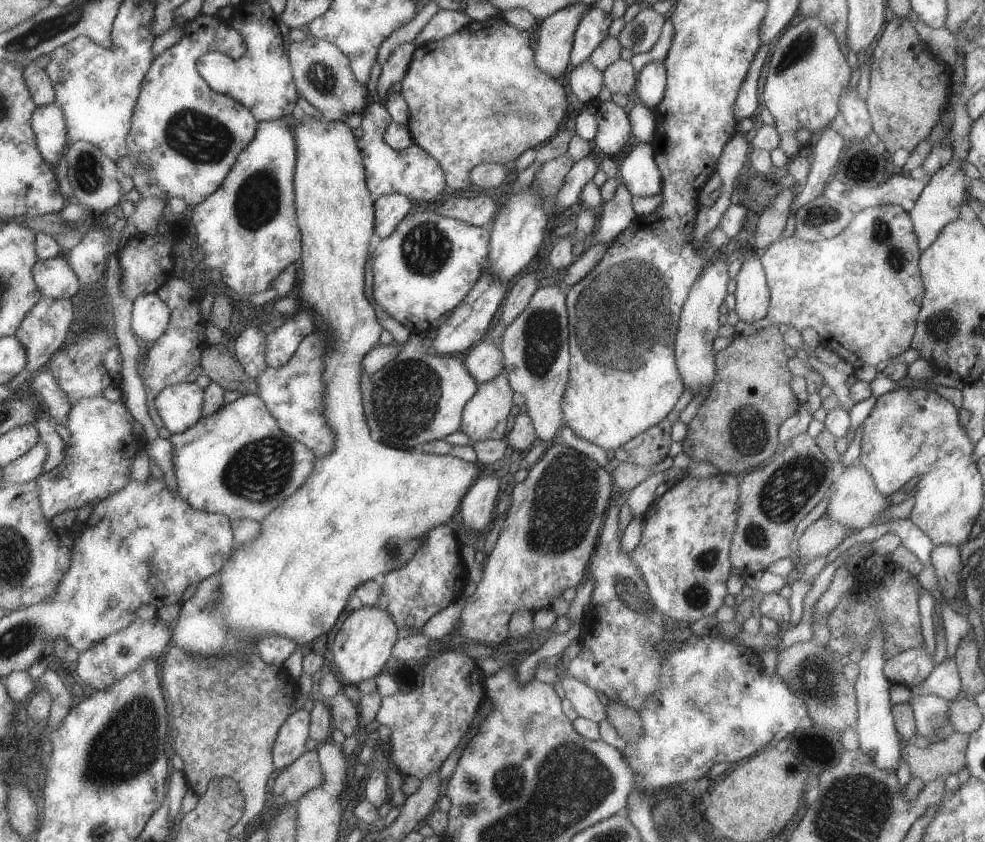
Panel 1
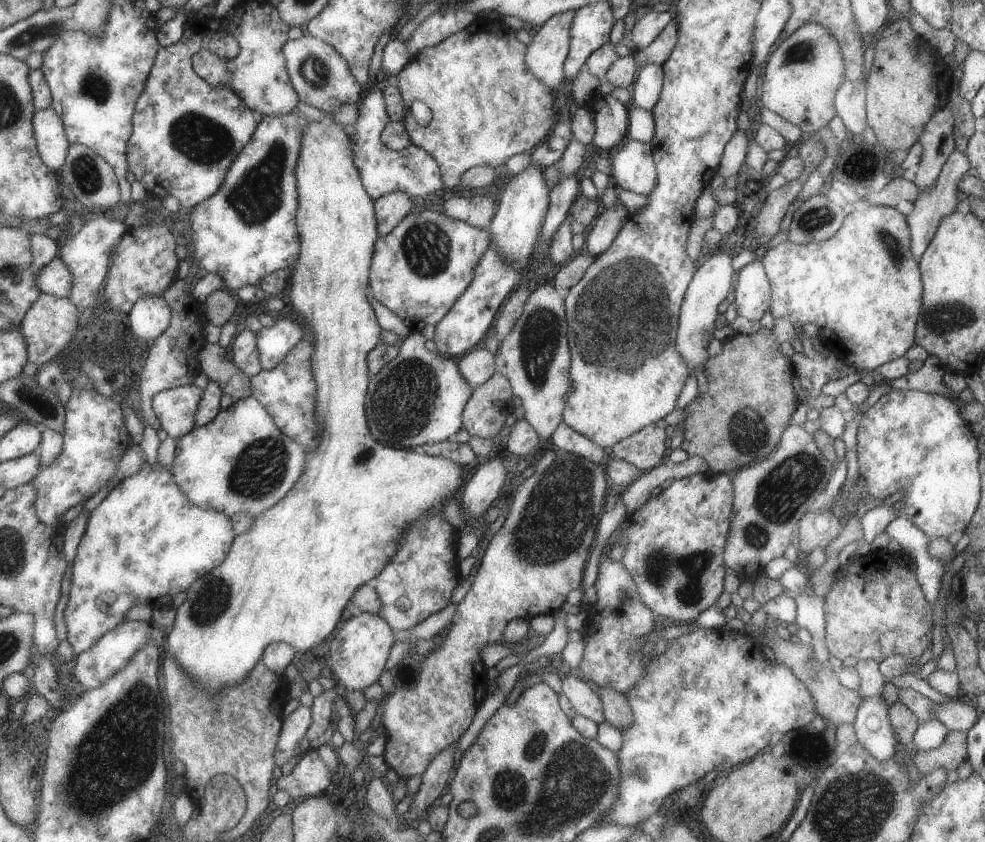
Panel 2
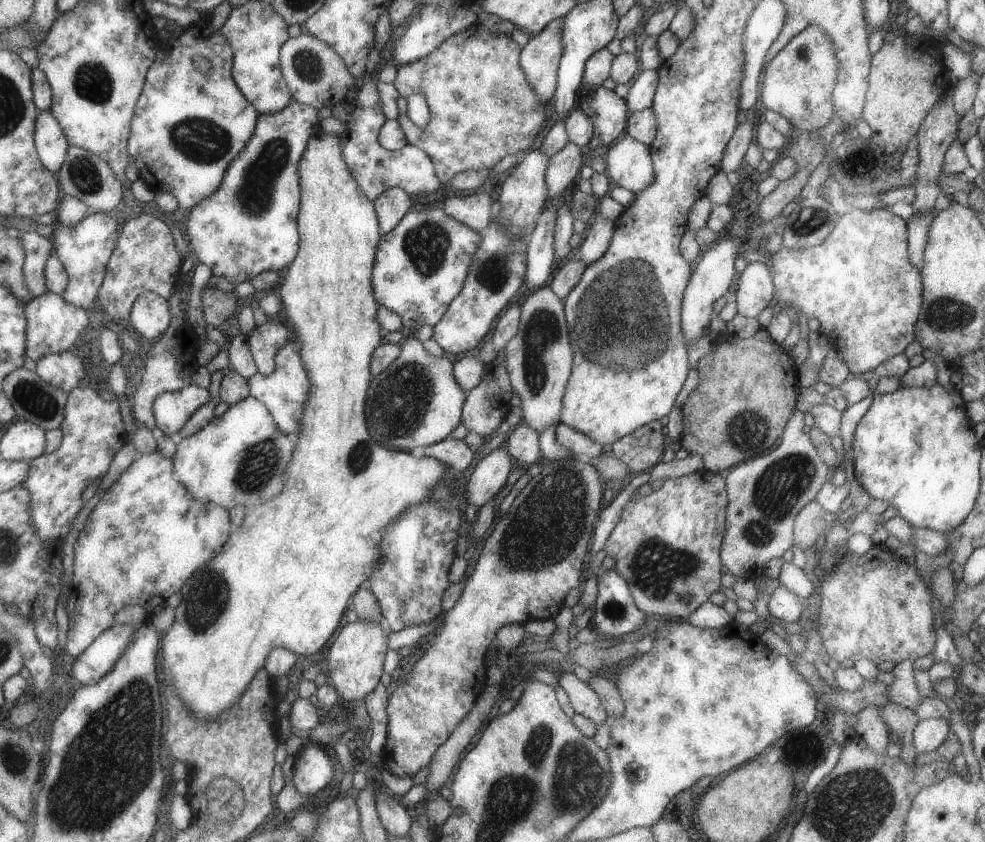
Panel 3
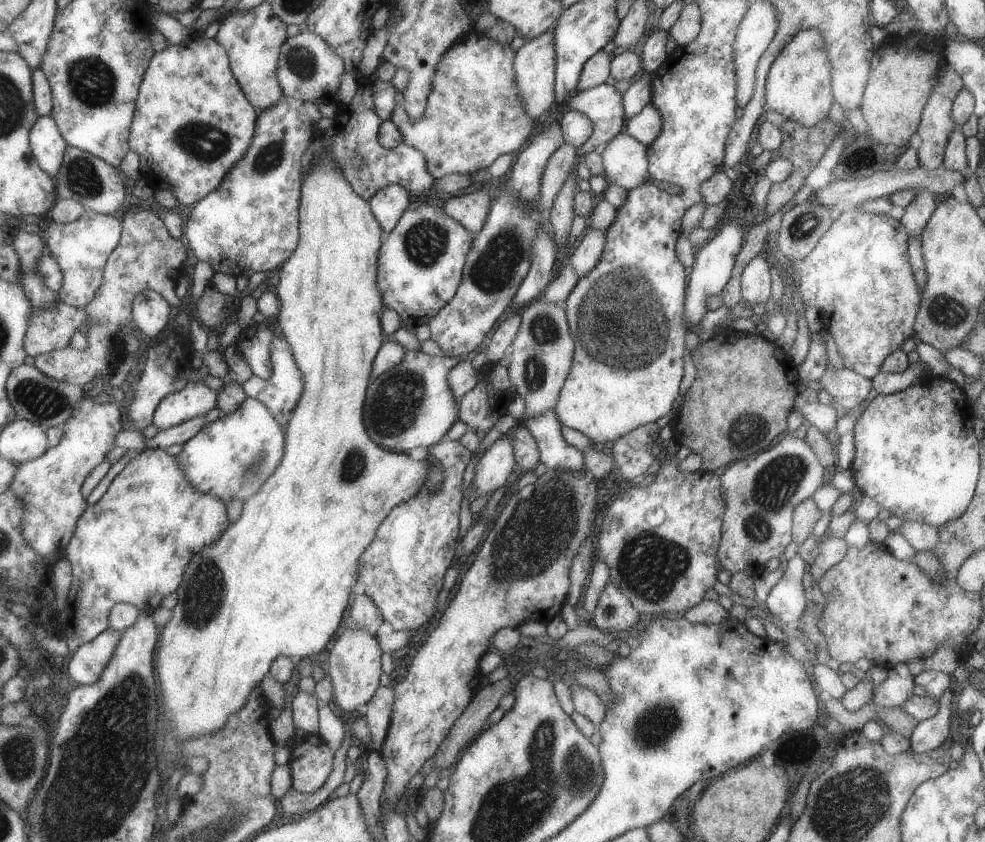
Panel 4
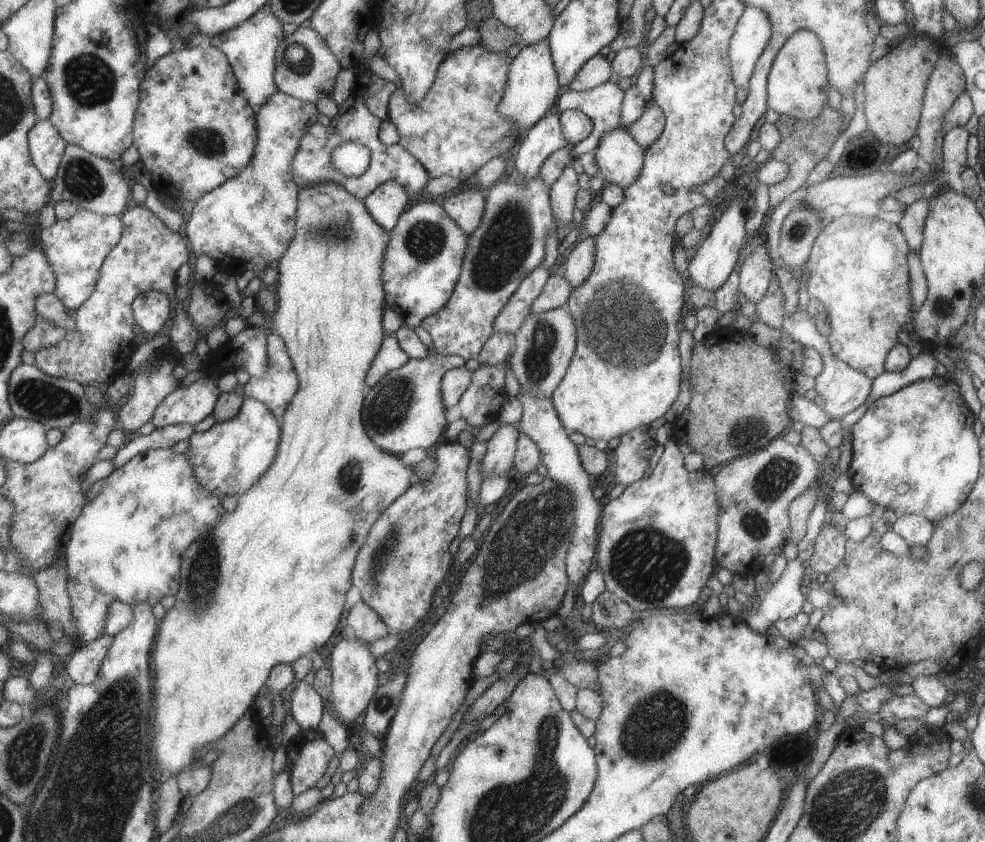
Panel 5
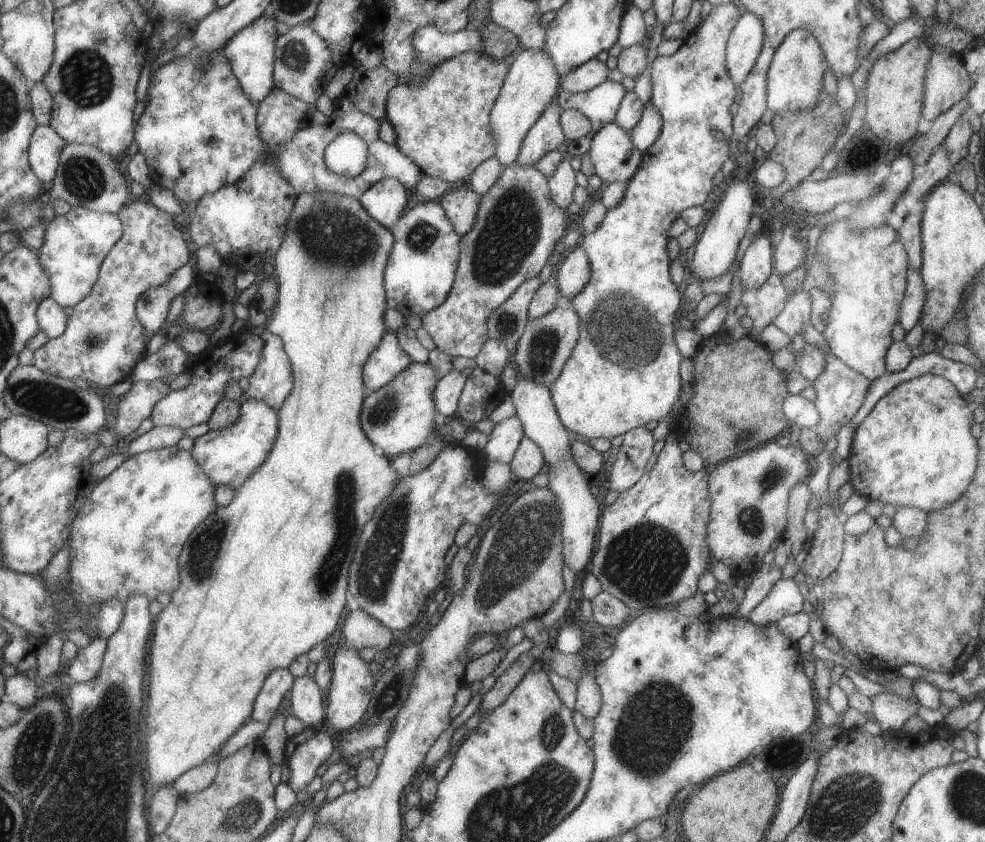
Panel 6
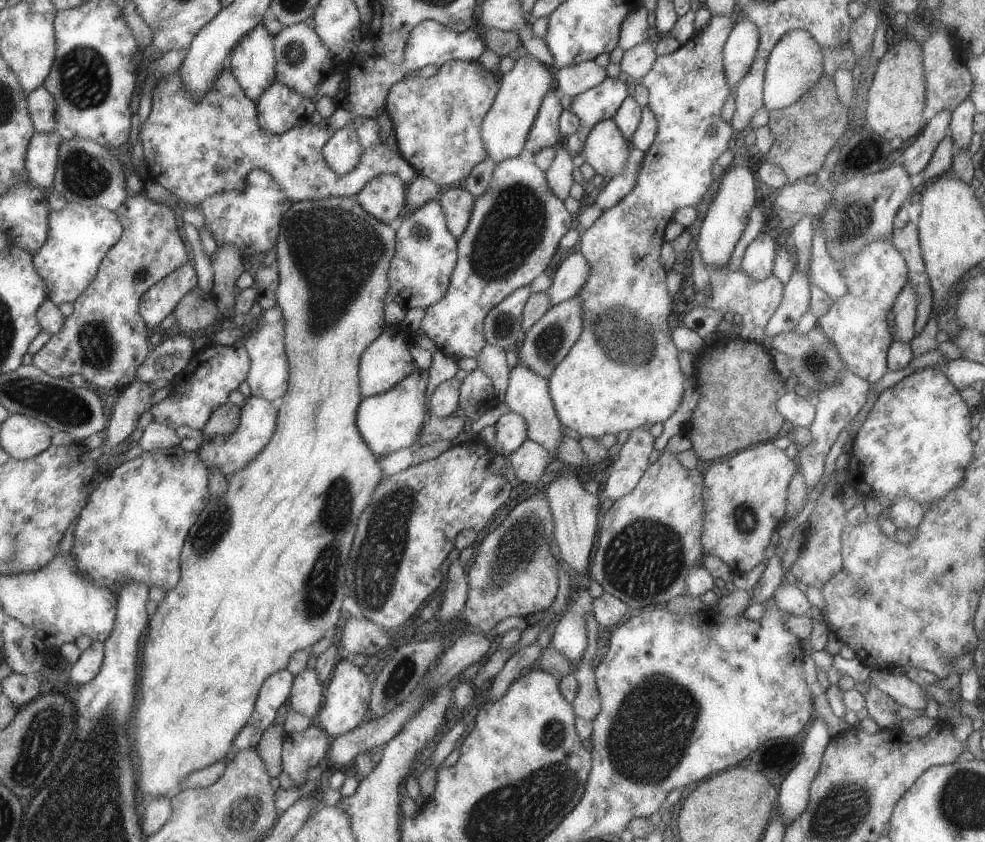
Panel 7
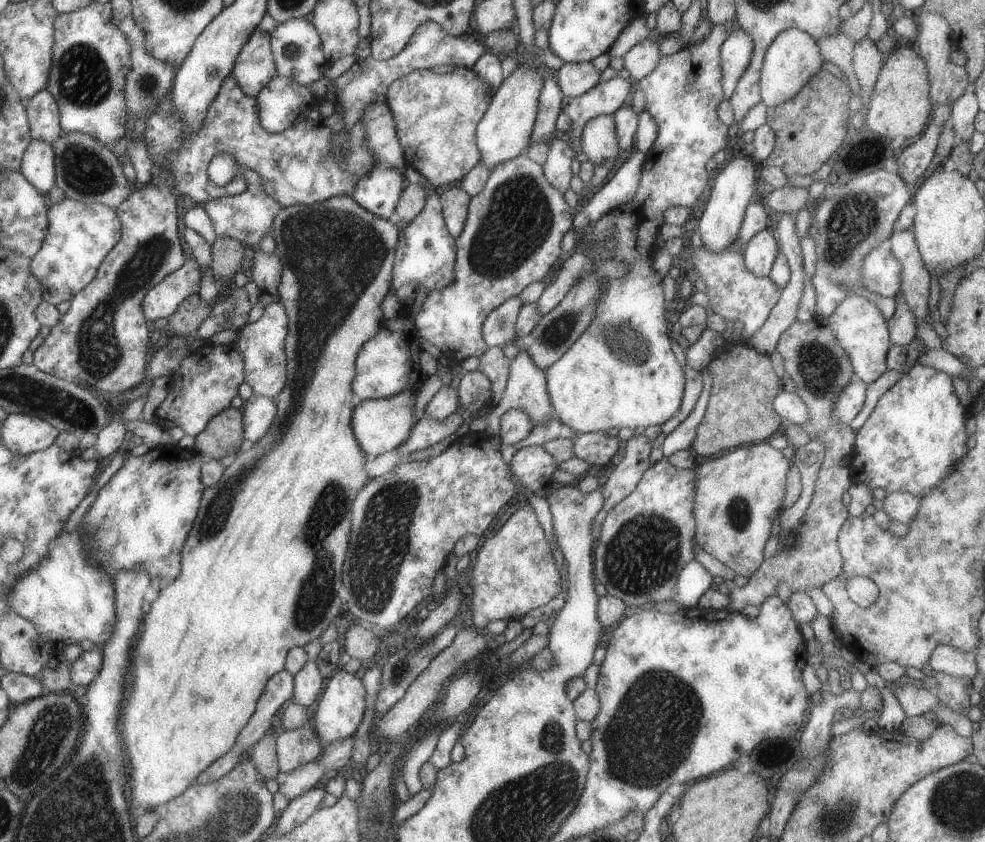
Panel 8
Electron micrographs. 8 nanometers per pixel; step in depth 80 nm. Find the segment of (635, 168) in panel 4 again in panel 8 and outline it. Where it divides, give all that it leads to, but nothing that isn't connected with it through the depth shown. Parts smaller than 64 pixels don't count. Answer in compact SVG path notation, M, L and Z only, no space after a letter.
M599 115L585 123L579 140L579 151L583 151L588 160L595 165L601 165L618 154L612 115Z

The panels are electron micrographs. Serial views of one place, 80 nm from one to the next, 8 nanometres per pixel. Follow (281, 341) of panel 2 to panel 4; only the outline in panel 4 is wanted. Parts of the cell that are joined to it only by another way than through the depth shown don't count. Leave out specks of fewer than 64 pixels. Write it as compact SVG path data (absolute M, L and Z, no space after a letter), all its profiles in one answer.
M263 320L241 331L233 344L245 357L251 366L253 374L260 379L271 376L271 361L269 360L269 344L273 340L273 332L269 324Z

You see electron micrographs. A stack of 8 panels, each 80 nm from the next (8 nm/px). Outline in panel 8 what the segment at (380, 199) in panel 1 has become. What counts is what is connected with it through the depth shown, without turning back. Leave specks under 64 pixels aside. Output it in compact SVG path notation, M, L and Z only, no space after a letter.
M377 165L358 178L351 198L367 212L400 225L394 208L404 185L405 178L399 170Z

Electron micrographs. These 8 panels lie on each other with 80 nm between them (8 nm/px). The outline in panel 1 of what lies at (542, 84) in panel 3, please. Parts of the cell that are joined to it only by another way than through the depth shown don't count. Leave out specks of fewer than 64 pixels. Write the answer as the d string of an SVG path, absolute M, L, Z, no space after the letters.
M586 4L567 5L537 23L534 28L537 48L533 52L539 70L565 80L576 26L590 8Z

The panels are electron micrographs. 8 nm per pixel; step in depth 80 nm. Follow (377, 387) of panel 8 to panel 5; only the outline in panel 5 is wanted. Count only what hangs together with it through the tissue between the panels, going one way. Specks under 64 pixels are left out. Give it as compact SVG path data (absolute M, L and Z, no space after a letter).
M391 335L384 336L379 352L373 358L365 376L366 387L369 388L379 382L379 378L407 363L409 356L399 348L397 340Z

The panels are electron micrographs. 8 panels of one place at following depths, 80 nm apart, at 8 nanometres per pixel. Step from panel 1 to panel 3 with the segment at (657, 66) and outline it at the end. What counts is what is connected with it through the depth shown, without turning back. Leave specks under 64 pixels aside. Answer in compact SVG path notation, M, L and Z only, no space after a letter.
M640 69L629 83L629 90L624 99L629 113L648 109L658 85L658 69Z

